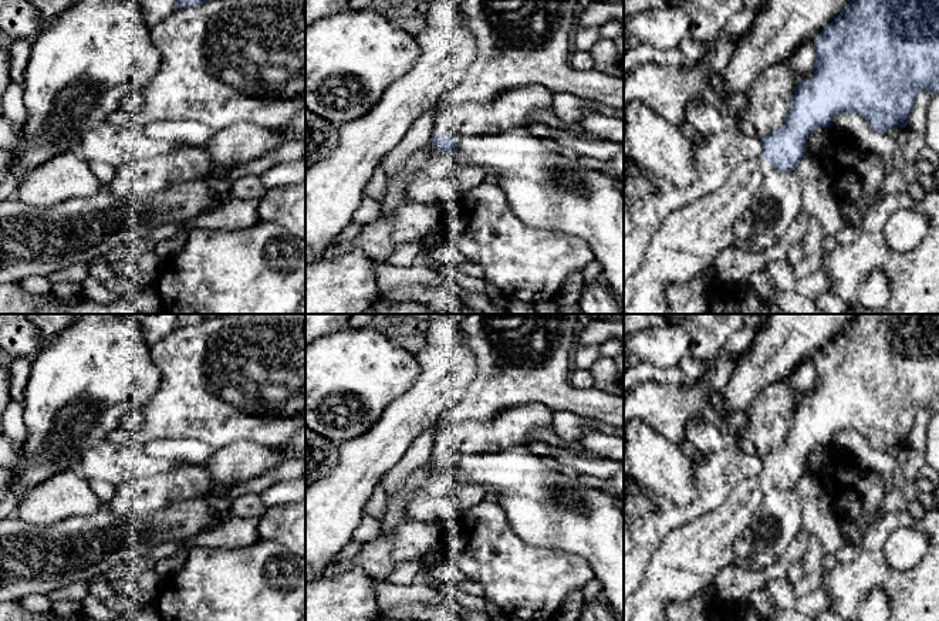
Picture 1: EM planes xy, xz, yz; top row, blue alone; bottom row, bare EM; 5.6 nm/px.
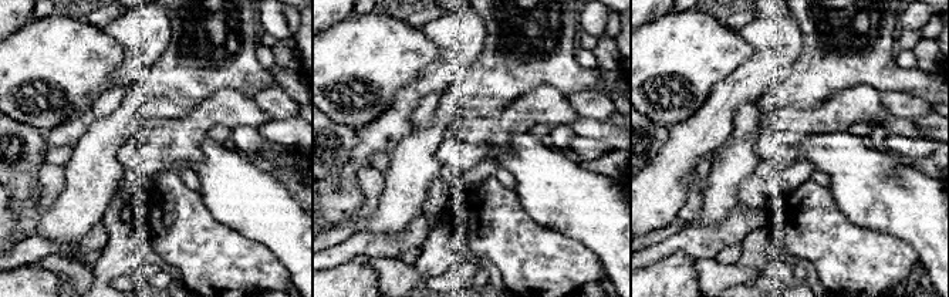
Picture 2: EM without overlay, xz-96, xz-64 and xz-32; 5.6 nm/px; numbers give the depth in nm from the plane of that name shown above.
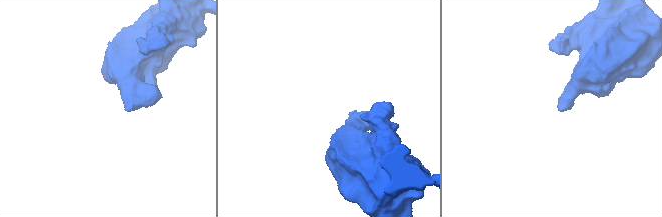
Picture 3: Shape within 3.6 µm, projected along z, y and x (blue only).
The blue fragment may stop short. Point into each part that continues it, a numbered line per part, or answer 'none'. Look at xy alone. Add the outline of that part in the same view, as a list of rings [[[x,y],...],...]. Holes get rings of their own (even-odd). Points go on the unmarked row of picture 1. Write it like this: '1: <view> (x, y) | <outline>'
none

